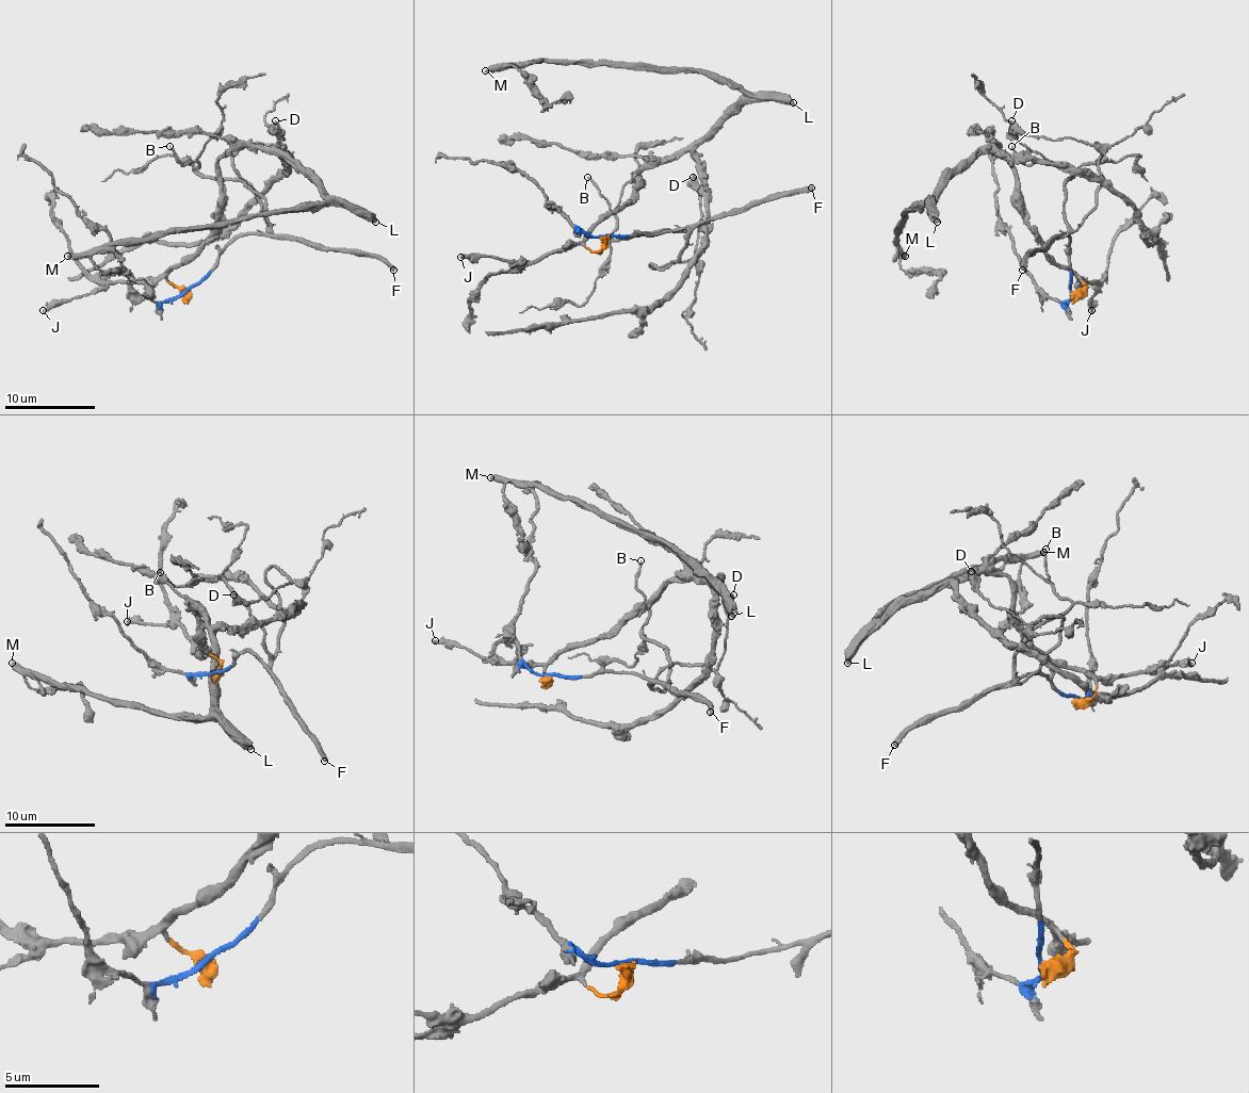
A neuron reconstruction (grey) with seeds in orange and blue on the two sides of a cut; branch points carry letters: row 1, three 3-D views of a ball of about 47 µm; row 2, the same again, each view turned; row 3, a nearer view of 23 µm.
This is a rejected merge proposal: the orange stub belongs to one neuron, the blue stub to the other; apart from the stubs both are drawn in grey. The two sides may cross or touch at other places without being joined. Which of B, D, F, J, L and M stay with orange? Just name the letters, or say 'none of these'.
J, L, M

